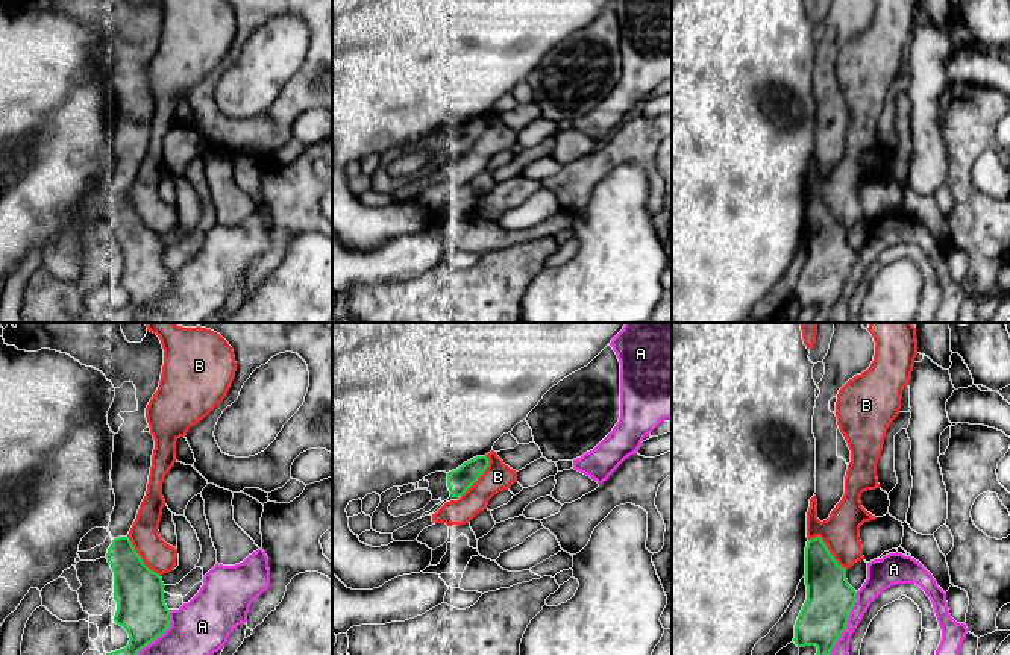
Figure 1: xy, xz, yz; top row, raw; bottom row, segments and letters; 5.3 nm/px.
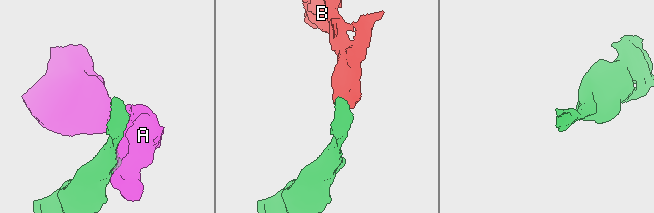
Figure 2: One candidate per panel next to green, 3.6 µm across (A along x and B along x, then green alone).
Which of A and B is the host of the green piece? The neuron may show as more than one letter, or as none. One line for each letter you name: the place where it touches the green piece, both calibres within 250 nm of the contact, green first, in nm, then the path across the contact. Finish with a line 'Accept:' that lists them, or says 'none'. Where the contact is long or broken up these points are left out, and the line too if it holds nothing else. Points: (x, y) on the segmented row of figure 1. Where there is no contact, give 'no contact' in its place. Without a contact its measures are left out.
Accept: none

